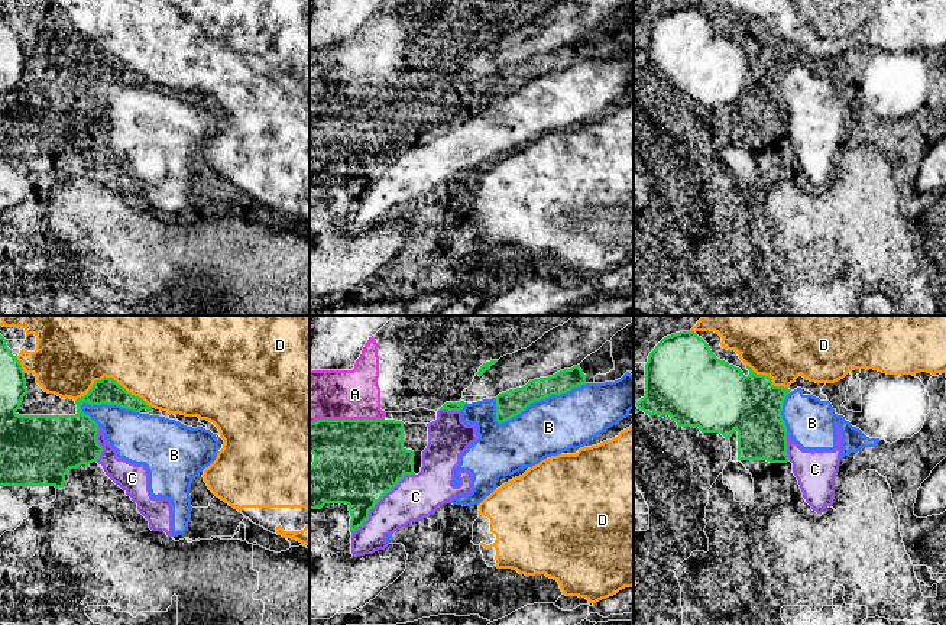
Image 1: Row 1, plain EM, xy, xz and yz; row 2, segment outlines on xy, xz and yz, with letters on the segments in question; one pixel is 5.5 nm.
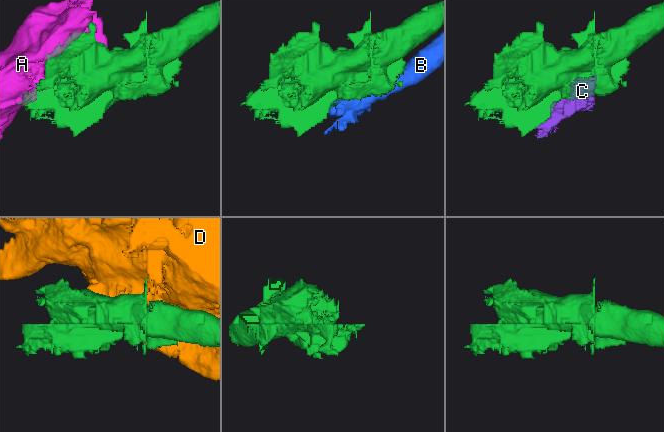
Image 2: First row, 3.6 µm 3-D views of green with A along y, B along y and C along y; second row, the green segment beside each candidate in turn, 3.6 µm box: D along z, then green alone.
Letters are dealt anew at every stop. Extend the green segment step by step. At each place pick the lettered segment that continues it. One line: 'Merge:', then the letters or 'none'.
Merge: none

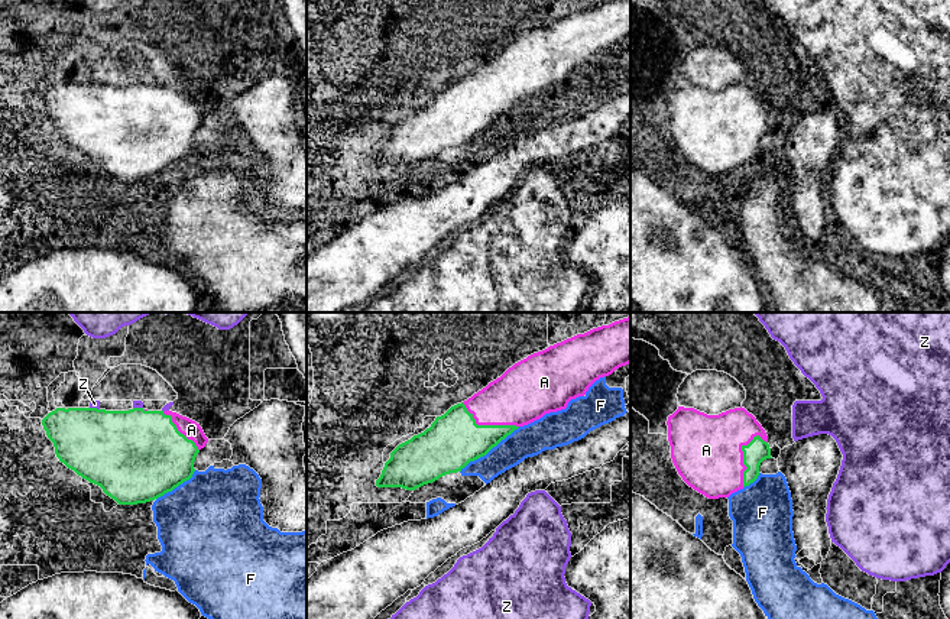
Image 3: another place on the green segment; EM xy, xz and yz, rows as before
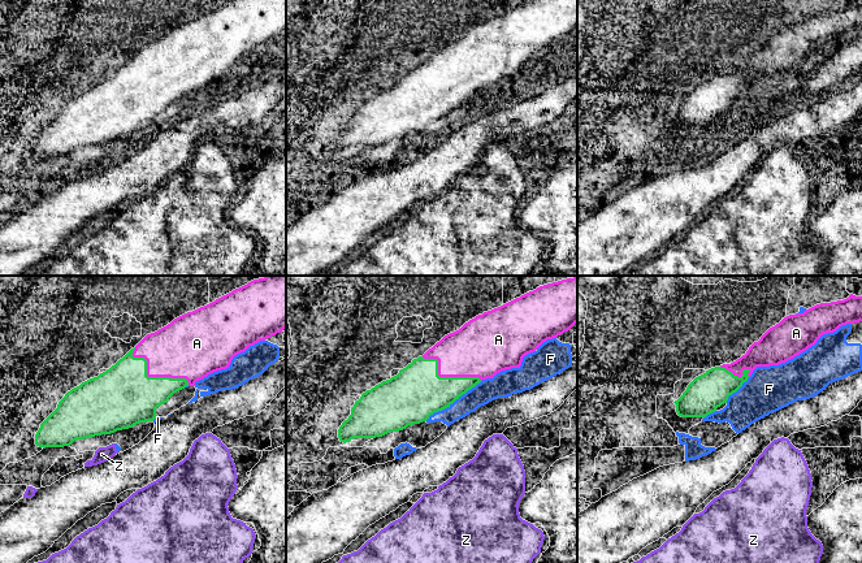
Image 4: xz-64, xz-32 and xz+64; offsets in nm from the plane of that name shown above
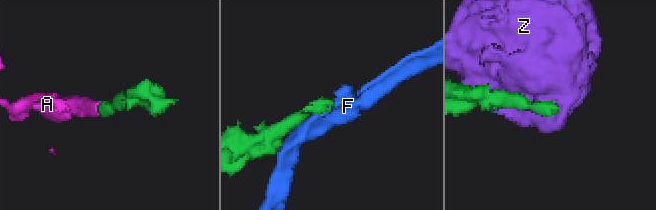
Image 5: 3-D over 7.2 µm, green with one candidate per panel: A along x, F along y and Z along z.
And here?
Merge: A

